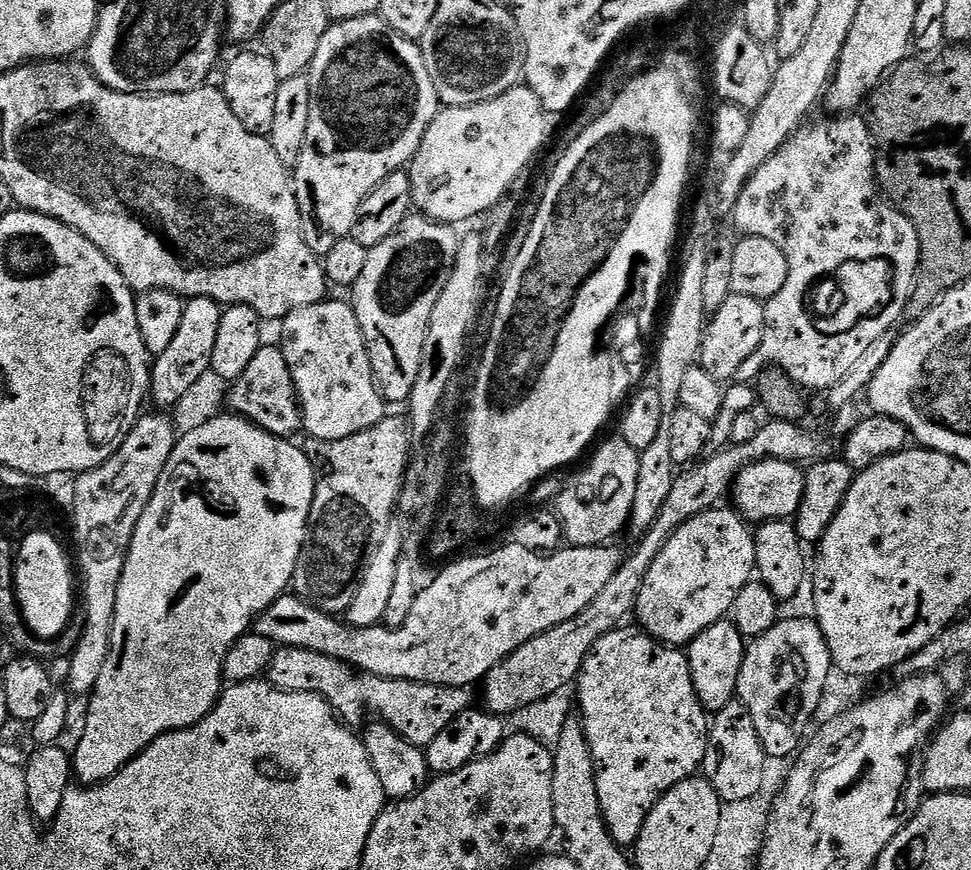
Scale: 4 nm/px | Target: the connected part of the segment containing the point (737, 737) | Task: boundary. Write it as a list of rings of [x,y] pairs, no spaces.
[[[739,699],[732,700],[721,712],[715,713],[714,719],[711,721],[708,753],[705,754],[702,765],[703,775],[712,784],[712,789],[720,795],[721,801],[725,805],[731,806],[754,798],[758,794],[758,790],[762,790],[766,771],[764,760],[766,761],[766,753],[758,738],[758,730],[754,730],[754,718],[750,714],[750,710],[746,710],[746,706],[740,703]]]

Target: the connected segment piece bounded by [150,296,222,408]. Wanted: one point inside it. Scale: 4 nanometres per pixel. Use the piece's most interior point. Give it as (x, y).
(189, 355)

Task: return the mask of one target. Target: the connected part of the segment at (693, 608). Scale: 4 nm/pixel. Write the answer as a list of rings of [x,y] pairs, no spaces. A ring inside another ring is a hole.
[[[717,506],[709,508],[708,511],[692,516],[685,524],[676,530],[676,533],[666,542],[666,546],[662,548],[662,554],[658,554],[658,558],[654,558],[654,566],[650,568],[650,574],[646,574],[646,578],[642,582],[642,590],[636,599],[635,619],[640,619],[639,627],[647,632],[649,636],[660,641],[661,644],[669,646],[687,646],[691,644],[698,634],[702,634],[702,630],[706,630],[712,624],[725,619],[732,611],[732,603],[734,598],[738,598],[740,591],[749,584],[756,572],[756,537],[753,529],[749,527],[743,516],[731,507]]]

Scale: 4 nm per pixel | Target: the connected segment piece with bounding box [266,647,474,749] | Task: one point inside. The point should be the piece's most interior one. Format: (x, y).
(417, 712)

